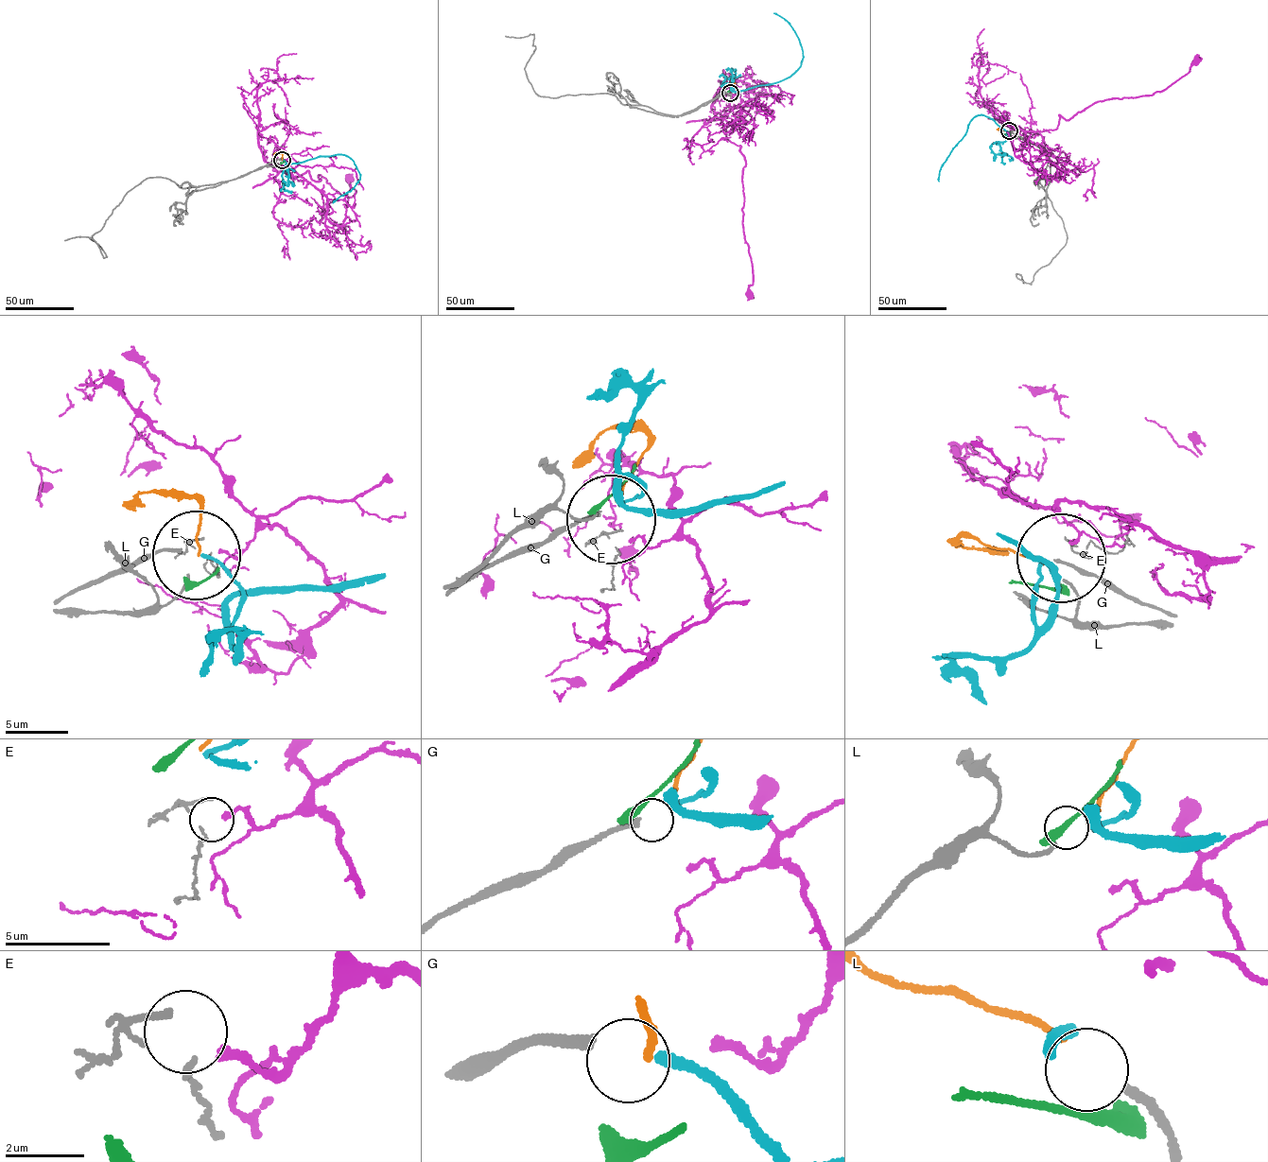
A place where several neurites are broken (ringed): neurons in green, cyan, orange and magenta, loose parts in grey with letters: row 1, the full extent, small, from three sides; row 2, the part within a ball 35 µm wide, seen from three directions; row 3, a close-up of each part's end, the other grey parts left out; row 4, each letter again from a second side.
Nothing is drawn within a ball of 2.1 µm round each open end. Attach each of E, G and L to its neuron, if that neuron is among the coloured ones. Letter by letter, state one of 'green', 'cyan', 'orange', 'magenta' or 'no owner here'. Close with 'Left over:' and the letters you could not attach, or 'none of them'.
E: magenta
G: cyan
L: orange
Left over: none of them

